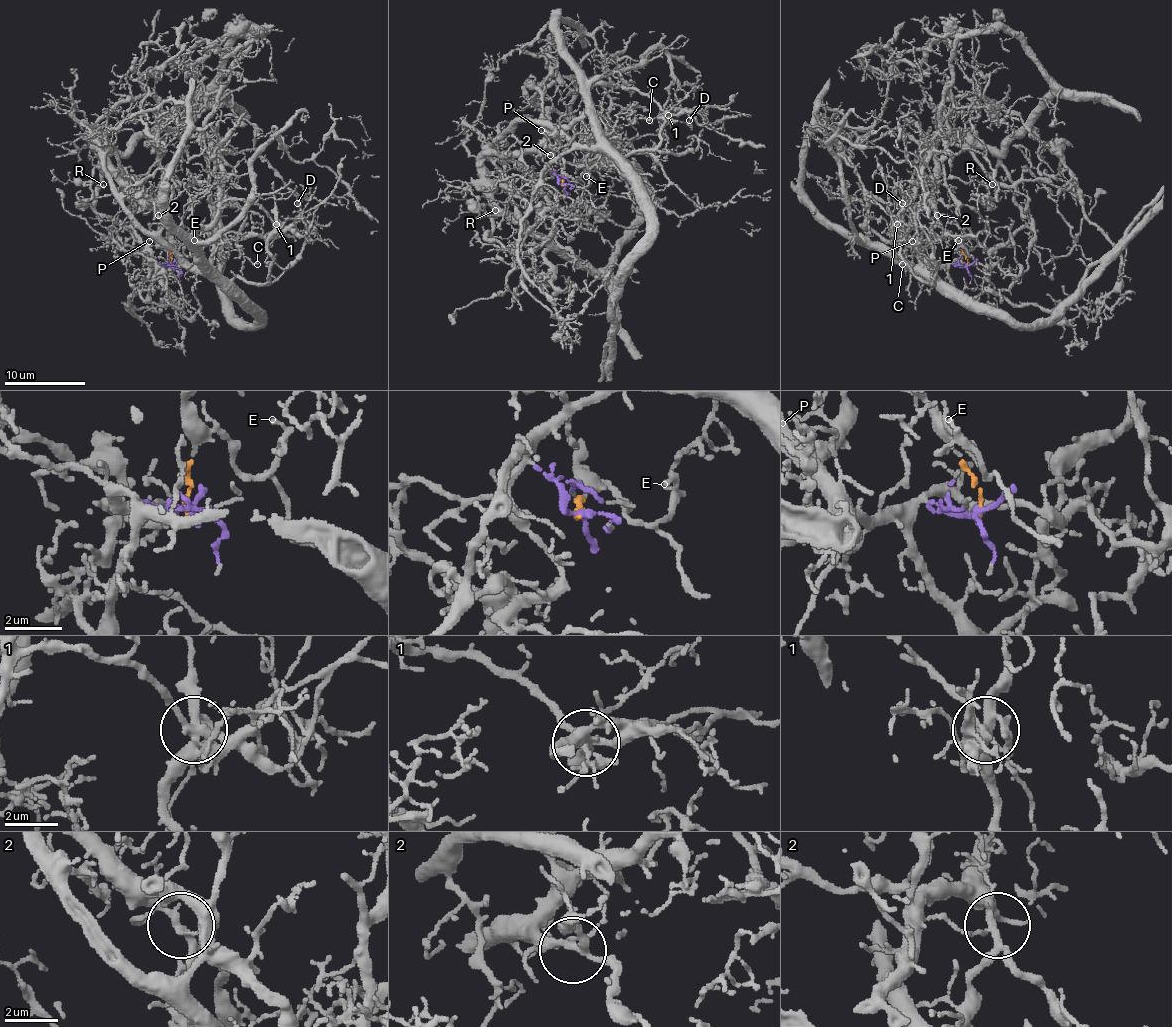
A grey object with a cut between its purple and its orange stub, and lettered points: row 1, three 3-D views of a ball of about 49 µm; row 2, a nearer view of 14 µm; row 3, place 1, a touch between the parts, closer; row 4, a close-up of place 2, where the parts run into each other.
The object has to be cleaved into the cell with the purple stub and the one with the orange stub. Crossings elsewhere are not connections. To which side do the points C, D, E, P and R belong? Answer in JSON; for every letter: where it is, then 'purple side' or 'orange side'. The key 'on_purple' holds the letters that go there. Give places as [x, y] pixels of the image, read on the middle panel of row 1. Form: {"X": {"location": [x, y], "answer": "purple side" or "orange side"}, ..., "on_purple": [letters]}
{"C": {"location": [649, 120], "answer": "purple side"}, "D": {"location": [689, 120], "answer": "purple side"}, "E": {"location": [586, 176], "answer": "orange side"}, "P": {"location": [541, 130], "answer": "orange side"}, "R": {"location": [495, 210], "answer": "orange side"}, "on_purple": ["C", "D"]}

